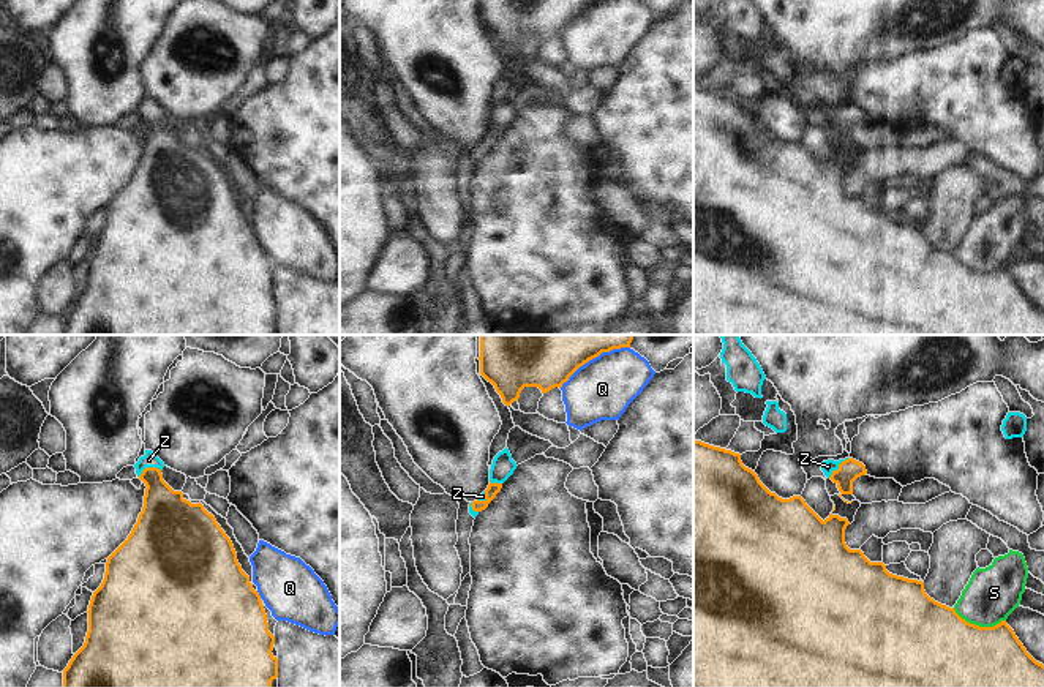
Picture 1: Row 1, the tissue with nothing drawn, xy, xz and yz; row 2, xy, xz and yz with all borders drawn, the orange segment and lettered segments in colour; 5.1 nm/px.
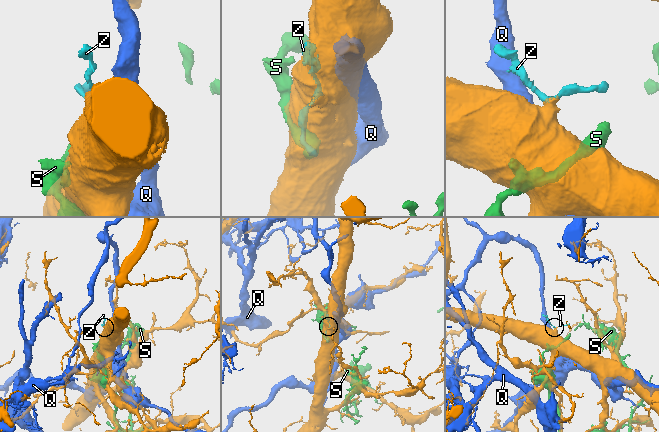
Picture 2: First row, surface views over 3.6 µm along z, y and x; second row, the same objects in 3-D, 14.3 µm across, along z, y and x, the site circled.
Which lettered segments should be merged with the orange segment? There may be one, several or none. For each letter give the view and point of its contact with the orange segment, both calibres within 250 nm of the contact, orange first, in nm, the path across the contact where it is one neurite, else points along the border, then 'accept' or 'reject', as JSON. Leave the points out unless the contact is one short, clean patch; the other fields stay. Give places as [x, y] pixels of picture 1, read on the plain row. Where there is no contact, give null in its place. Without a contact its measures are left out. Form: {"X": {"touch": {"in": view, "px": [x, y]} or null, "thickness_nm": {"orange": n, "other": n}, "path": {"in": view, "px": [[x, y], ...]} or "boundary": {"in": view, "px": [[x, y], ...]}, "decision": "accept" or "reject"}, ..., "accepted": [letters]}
{"Q": {"touch": {"in": "xz", "px": [580, 11]}, "thickness_nm": {"orange": 180, "other": 320}, "decision": "reject"}, "S": {"touch": {"in": "yz", "px": [978, 272]}, "thickness_nm": {"orange": 500, "other": 280}, "decision": "reject"}, "Z": {"touch": {"in": "yz", "px": [839, 112]}, "thickness_nm": {"orange": 110, "other": 70}, "path": {"in": "yz", "px": [[850, 116], [839, 112], [828, 112]]}, "decision": "accept"}, "accepted": ["Z"]}

